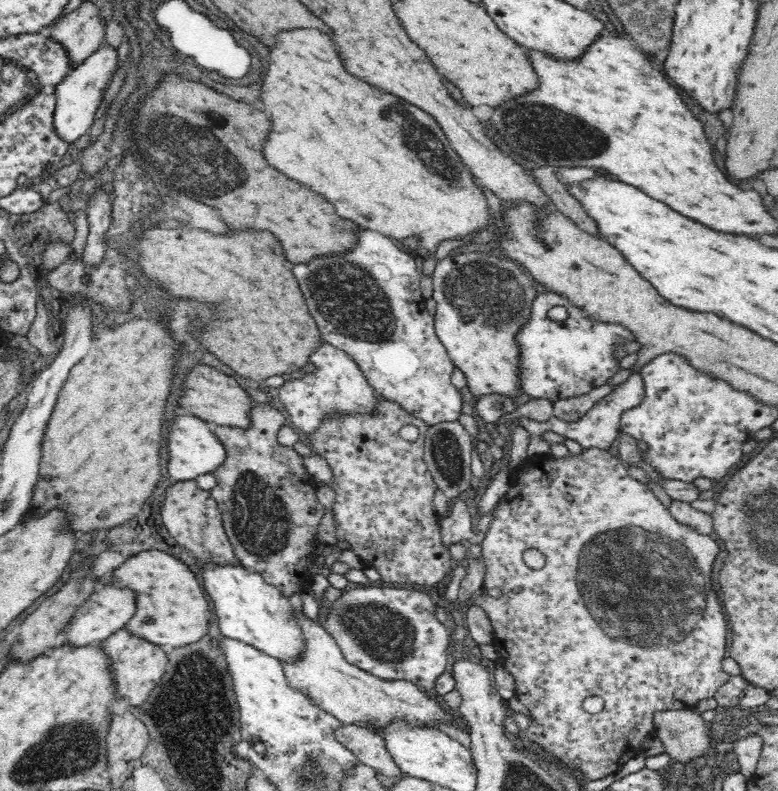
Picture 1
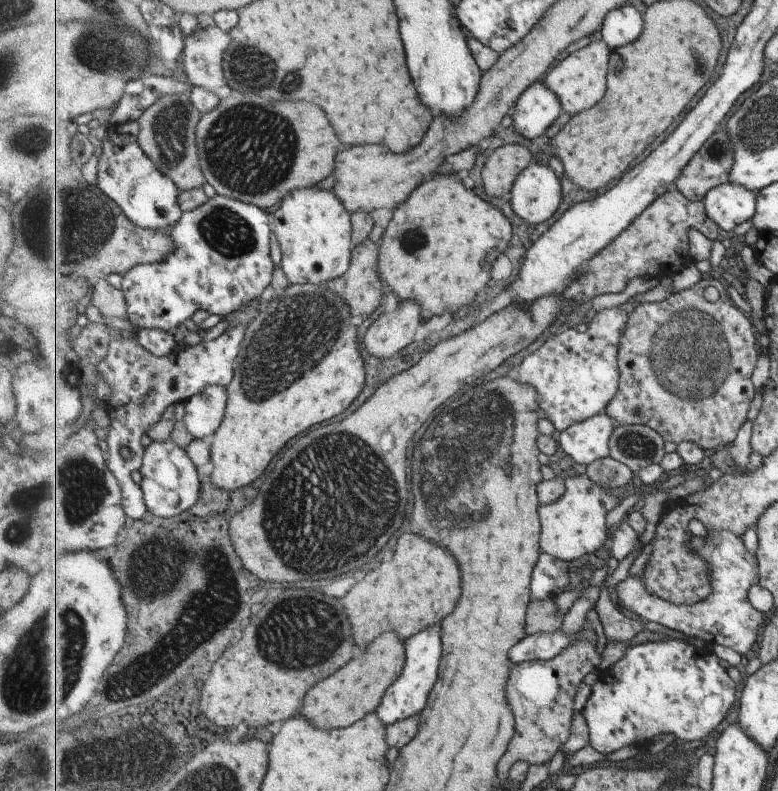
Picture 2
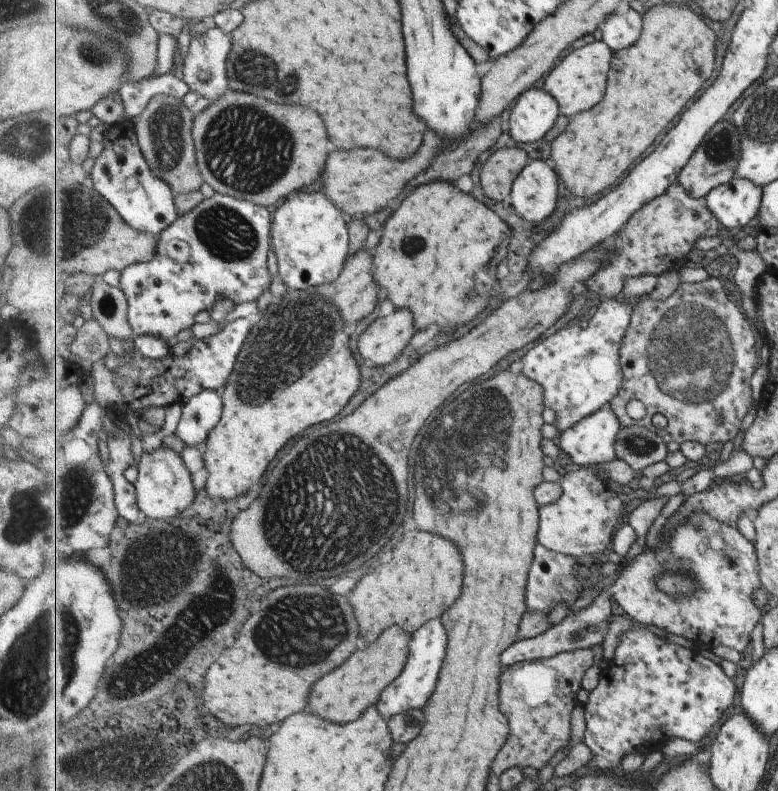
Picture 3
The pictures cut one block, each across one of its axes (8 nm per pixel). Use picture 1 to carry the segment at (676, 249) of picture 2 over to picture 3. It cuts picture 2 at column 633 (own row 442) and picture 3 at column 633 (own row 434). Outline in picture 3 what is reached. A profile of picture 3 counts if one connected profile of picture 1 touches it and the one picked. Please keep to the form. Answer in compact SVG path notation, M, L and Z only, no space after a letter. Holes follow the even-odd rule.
M675 182L668 191L655 200L648 202L626 226L608 243L612 249L612 259L604 264L585 284L587 292L600 296L619 295L625 278L641 274L657 275L669 271L680 271L690 260L690 254L696 248L698 238L717 236L721 230L720 220L712 213L706 197L695 198L679 182Z

